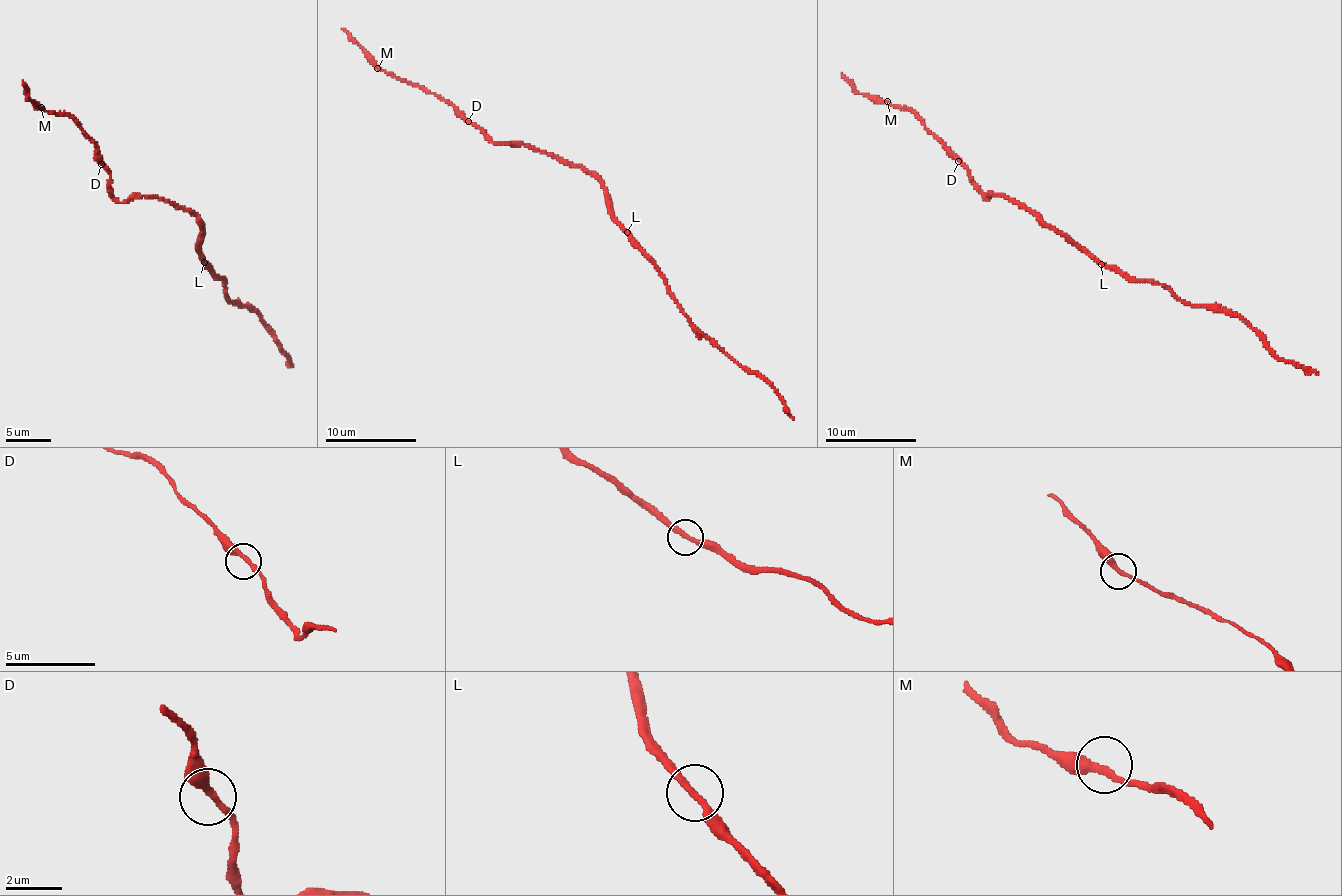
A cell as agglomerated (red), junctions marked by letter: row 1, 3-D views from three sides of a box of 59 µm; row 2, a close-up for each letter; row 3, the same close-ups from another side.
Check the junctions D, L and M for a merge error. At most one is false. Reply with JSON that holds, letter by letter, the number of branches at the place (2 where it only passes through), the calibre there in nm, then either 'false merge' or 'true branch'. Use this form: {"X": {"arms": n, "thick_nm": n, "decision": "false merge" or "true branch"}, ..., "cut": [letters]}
{"D": {"arms": 2, "thick_nm": 280, "decision": "true branch"}, "L": {"arms": 2, "thick_nm": 260, "decision": "false merge"}, "M": {"arms": 2, "thick_nm": 280, "decision": "true branch"}, "cut": ["L"]}

